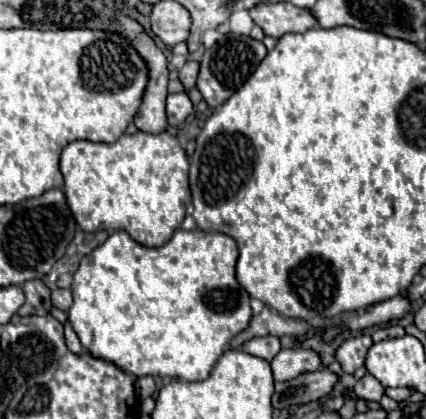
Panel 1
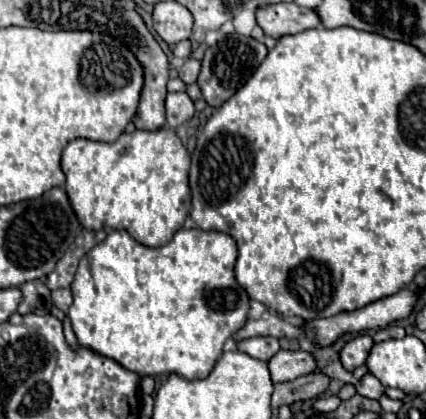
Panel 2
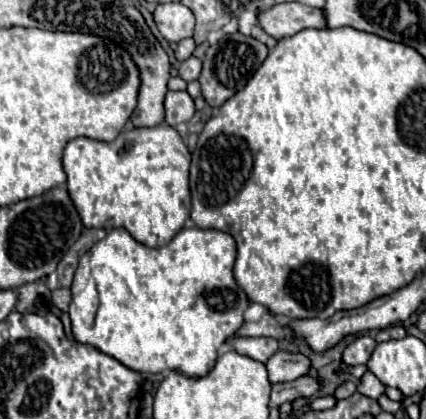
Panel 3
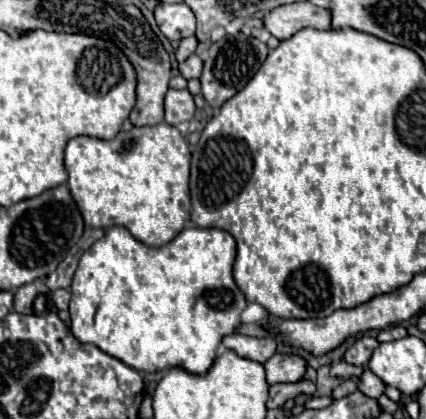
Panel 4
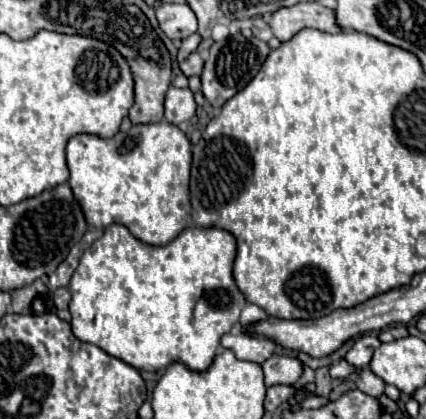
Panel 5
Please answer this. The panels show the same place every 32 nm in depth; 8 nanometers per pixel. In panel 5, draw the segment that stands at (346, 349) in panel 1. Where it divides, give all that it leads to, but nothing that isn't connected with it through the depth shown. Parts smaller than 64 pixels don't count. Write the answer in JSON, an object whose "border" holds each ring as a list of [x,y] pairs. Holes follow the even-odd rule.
{"border":[[[364,334],[364,336],[360,336],[360,338],[354,342],[354,346],[348,350],[346,362],[352,364],[352,366],[356,366],[356,368],[366,368],[366,366],[370,364],[370,360],[372,360],[374,350],[376,350],[378,346],[380,346],[378,336]]]}

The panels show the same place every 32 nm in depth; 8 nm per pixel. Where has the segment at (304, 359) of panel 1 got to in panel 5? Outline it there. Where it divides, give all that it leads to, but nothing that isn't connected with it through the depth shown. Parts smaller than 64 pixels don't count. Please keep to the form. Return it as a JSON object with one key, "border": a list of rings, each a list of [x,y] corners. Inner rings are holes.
{"border":[[[270,356],[266,362],[262,362],[264,370],[264,384],[276,386],[276,384],[294,384],[302,376],[302,364],[298,358],[290,356]]]}

